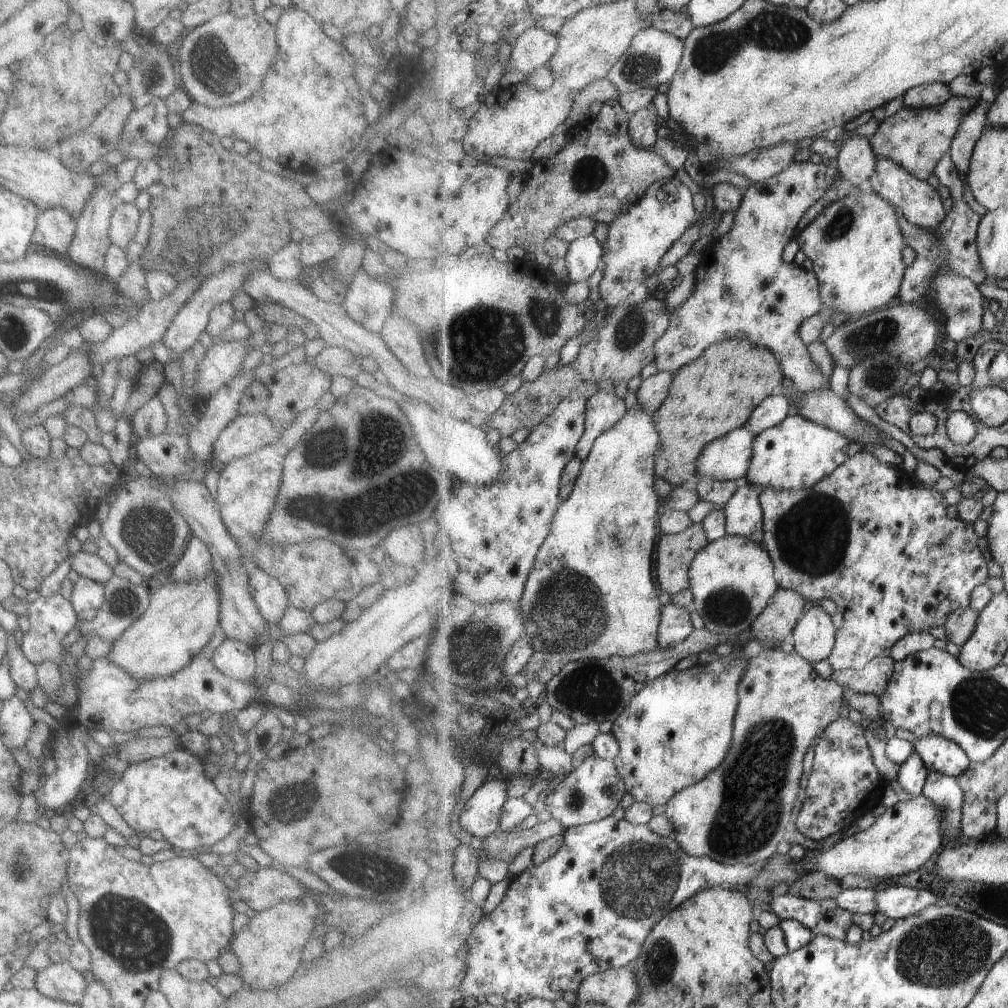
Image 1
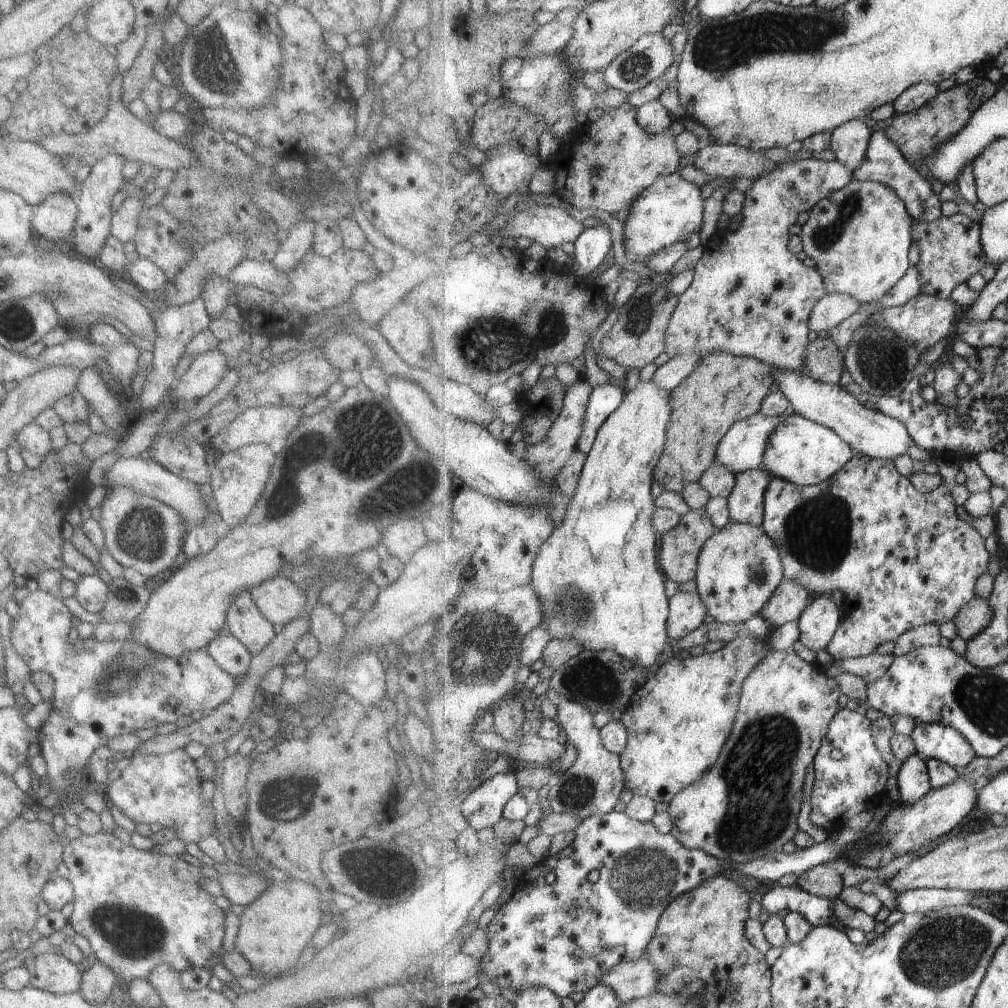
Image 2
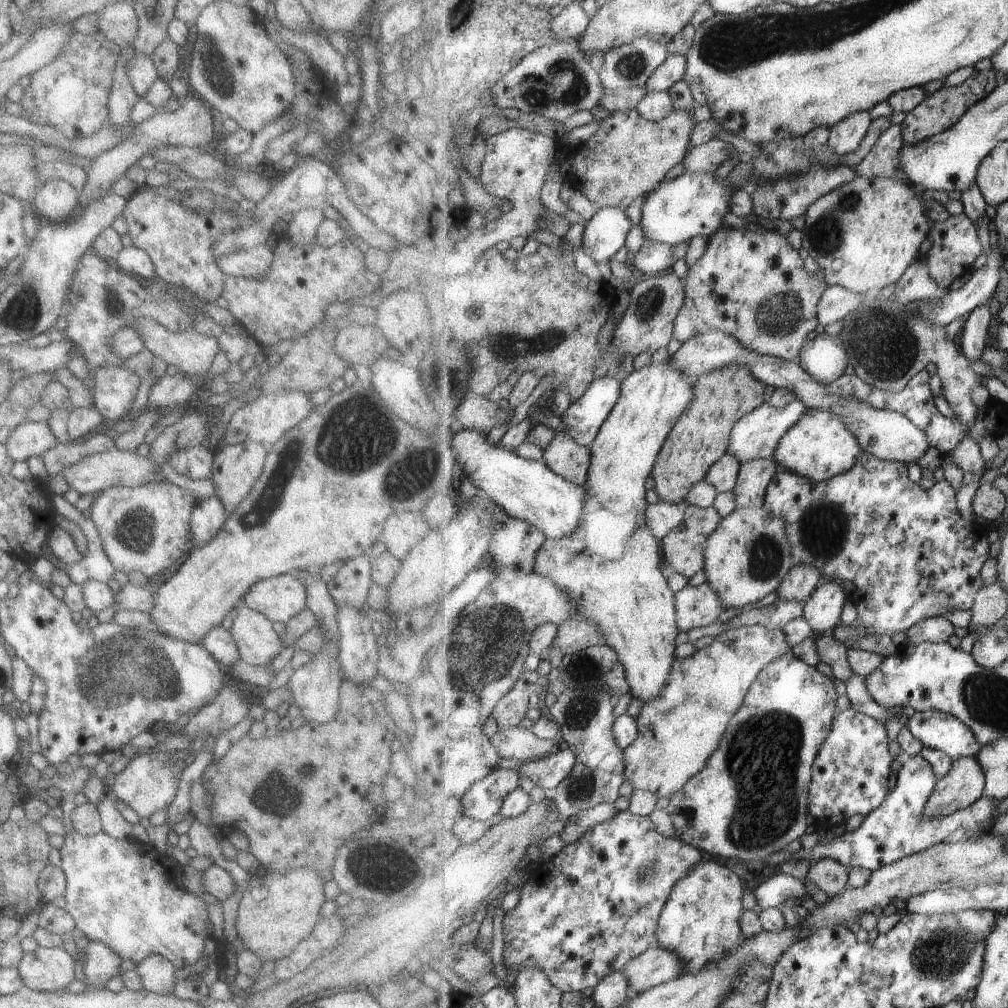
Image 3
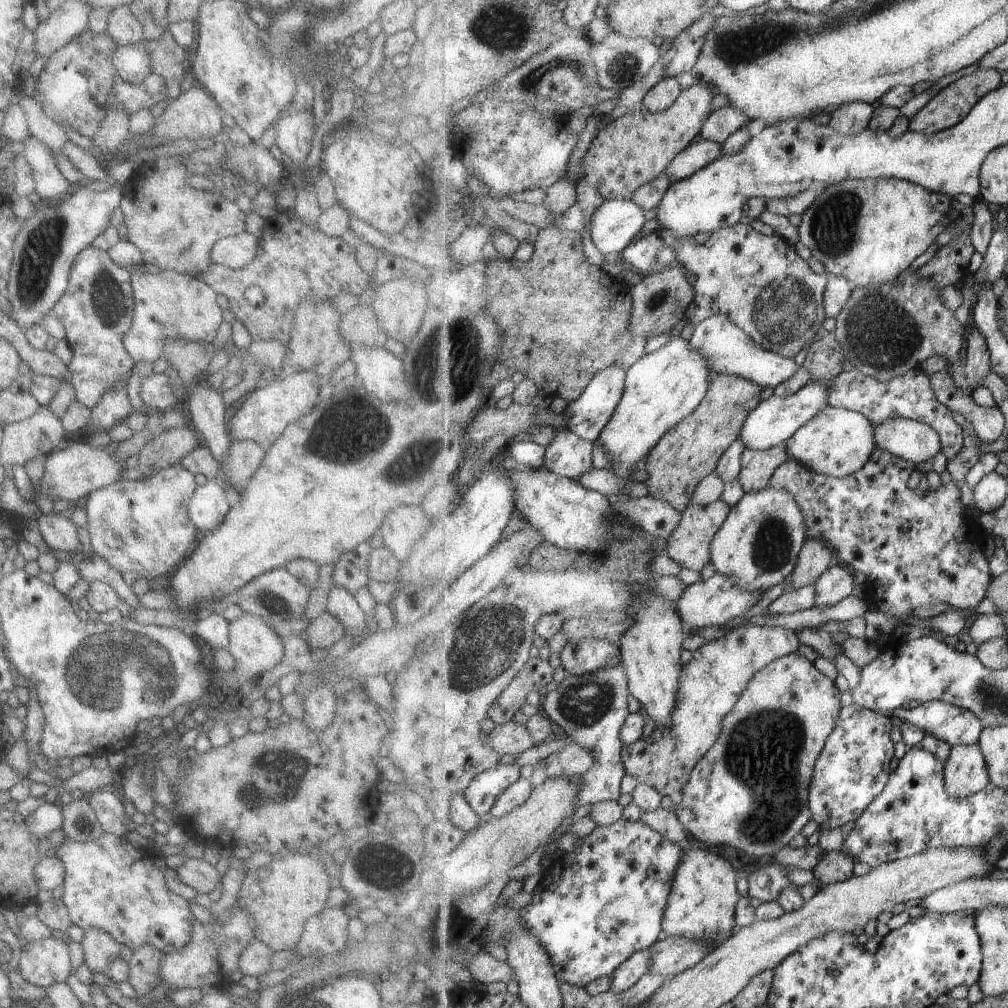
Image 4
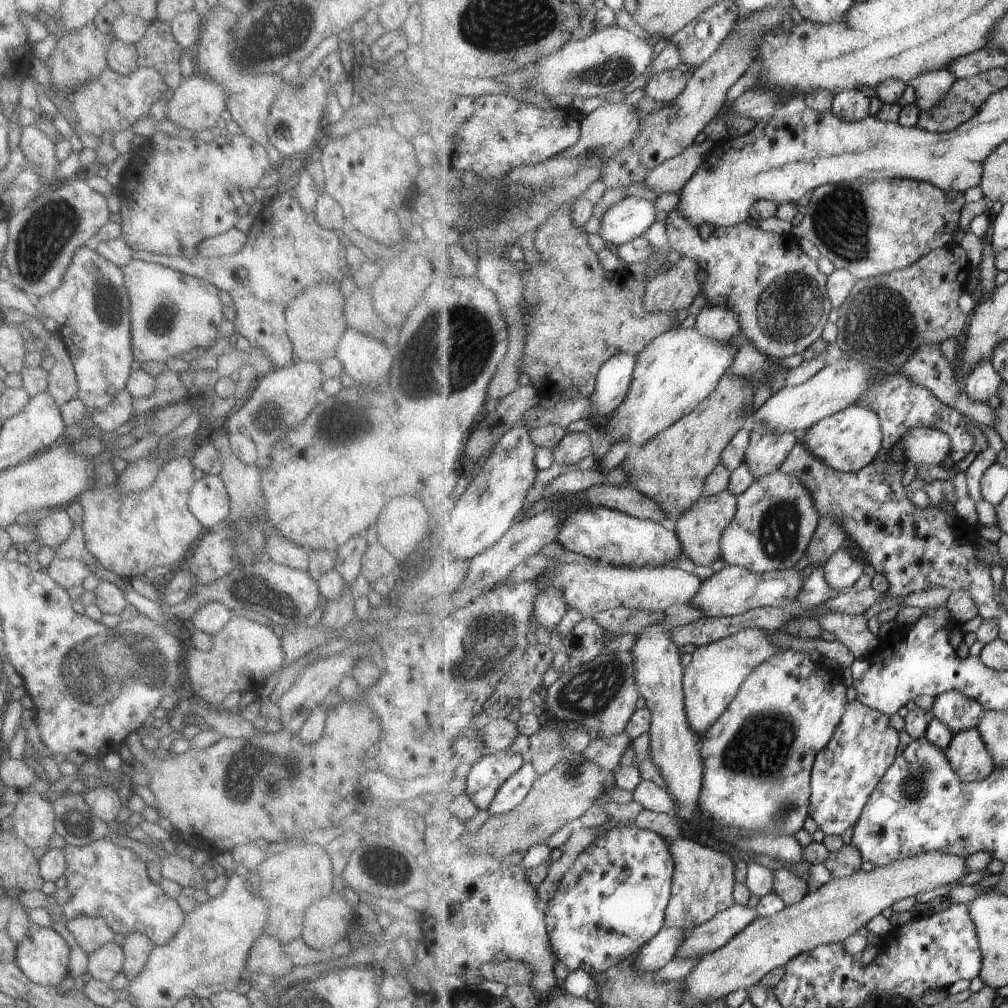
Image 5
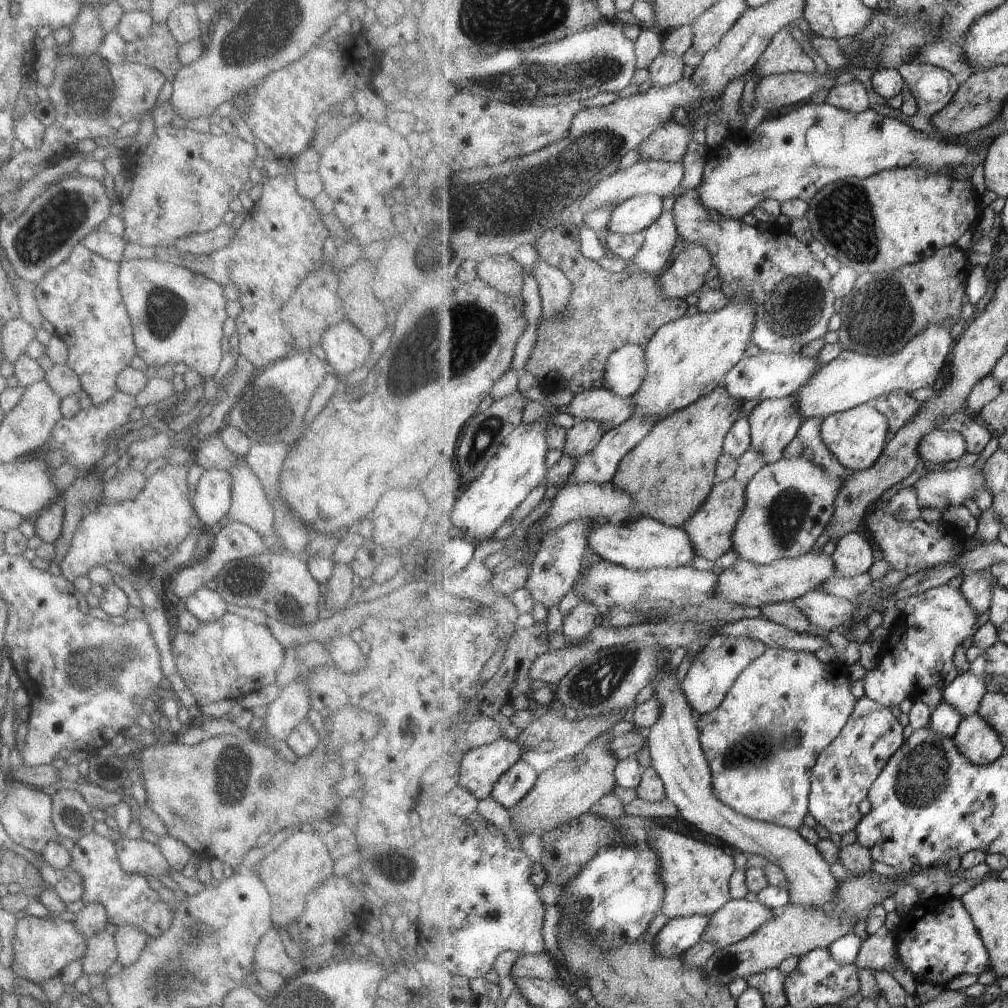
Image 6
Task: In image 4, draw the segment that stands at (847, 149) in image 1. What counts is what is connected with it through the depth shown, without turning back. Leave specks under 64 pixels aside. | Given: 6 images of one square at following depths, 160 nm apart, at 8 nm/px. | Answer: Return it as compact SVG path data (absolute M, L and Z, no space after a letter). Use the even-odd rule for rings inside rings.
M847 102L837 108L830 120L830 126L841 134L853 135L868 128L869 120L875 108L865 102Z

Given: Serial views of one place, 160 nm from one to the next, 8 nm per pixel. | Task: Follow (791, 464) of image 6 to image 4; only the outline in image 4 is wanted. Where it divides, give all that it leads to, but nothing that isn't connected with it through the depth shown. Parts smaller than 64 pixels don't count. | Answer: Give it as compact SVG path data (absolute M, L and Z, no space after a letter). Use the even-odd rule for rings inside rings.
M767 486L765 490L746 492L712 543L712 565L715 572L733 576L737 586L743 586L749 592L767 592L769 588L781 584L789 574L796 570L801 550L808 541L809 528L805 526L805 514L795 496L777 486Z

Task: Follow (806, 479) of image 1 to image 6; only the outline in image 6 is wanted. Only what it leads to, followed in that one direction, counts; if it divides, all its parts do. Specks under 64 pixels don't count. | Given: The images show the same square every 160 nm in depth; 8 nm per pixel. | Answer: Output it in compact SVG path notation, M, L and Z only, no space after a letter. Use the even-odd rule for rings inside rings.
M863 403L855 408L832 414L822 422L822 437L839 462L852 472L871 468L888 444L890 420L873 404Z

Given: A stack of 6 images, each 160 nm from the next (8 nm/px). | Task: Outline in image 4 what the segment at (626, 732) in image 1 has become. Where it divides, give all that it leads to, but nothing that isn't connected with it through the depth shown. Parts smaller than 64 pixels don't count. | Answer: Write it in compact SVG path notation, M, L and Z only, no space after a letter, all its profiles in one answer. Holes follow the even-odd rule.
M743 626L731 629L729 634L708 642L692 652L692 659L684 665L680 679L680 693L677 694L676 713L673 714L673 726L665 728L656 727L654 732L634 744L625 746L622 759L626 774L637 776L640 783L657 788L657 791L664 796L673 796L675 792L682 792L692 777L697 762L713 749L717 740L724 730L724 719L733 708L740 702L741 694L745 693L749 682L756 677L765 666L772 664L779 658L797 653L800 639L793 630L785 628L771 628L771 626Z

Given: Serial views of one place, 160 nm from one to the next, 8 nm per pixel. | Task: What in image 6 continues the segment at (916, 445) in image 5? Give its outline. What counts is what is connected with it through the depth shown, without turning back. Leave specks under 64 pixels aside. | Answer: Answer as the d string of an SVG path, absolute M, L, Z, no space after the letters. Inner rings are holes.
M935 427L920 444L920 457L935 464L959 460L968 452L968 442L963 433Z

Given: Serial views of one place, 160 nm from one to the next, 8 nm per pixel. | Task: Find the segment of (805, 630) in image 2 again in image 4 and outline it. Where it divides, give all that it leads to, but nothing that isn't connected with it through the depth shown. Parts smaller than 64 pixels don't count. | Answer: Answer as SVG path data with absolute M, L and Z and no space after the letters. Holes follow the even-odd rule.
M834 562L814 585L818 606L835 606L853 594L854 571L845 564Z

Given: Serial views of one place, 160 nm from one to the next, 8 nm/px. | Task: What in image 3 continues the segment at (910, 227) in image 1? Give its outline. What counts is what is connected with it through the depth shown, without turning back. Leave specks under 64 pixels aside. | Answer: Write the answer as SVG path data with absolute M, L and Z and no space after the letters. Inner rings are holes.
M964 212L951 216L945 222L935 222L928 236L933 242L933 248L928 254L928 266L930 276L943 288L949 289L949 286L965 276L965 273L972 272L973 262L981 256L985 251L983 244L979 242L978 226Z

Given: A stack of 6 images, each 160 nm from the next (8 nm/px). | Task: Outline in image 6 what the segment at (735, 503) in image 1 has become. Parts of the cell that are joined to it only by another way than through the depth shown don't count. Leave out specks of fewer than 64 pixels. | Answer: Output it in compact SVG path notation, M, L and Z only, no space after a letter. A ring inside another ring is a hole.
M795 396L763 400L748 419L752 432L751 449L763 455L766 465L784 457L784 450L797 438L805 421Z

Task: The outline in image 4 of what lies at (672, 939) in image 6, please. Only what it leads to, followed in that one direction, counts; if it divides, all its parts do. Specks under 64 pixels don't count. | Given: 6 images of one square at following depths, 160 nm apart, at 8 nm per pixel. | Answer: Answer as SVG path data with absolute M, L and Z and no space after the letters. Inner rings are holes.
M650 949L633 954L614 974L611 982L613 992L626 992L648 974L653 962L653 952Z

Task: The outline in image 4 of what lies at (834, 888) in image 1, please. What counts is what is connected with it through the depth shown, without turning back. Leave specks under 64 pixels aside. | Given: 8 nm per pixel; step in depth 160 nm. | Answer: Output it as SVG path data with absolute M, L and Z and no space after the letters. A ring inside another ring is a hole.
M845 850L830 851L815 868L814 877L820 886L844 882L853 878L856 864L856 859L845 854Z

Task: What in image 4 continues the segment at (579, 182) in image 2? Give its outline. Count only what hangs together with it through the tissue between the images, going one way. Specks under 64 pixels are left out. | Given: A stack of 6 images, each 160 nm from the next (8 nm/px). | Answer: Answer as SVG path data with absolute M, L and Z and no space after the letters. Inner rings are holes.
M698 82L687 87L677 98L677 101L671 108L665 112L649 112L645 108L640 111L629 111L621 118L607 122L603 130L598 131L598 134L590 144L586 156L582 160L582 177L584 177L592 186L595 186L606 200L626 199L631 200L633 192L659 178L661 174L665 174L669 164L675 160L677 154L681 154L683 150L688 149L691 142L702 133L705 122L713 112L713 100L717 96L717 90L713 90L709 84L701 84Z

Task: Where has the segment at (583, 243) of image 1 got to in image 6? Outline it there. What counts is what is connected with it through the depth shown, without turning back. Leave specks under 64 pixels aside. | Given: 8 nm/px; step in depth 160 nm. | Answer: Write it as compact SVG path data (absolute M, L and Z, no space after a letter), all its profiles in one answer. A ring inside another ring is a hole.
M653 193L631 197L614 208L607 229L622 235L645 231L663 214L663 202Z

